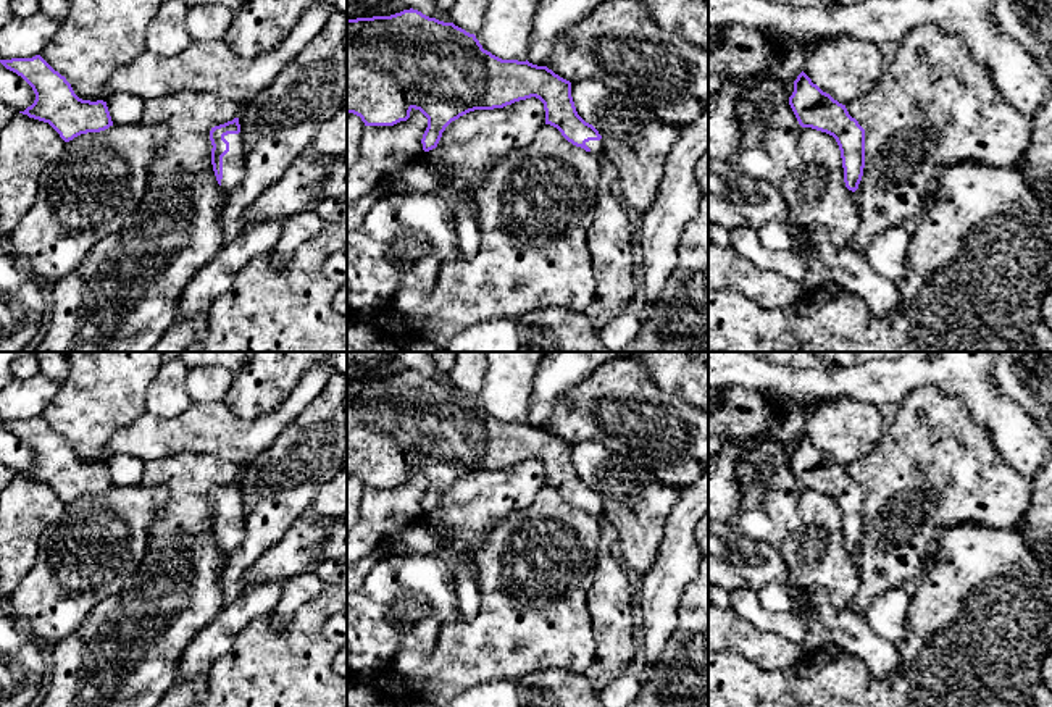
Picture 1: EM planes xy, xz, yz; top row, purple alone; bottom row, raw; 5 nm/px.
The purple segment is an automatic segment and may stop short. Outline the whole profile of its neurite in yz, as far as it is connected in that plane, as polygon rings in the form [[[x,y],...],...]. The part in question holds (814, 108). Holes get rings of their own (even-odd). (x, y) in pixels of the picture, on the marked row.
[[[804,71],[794,81],[789,105],[802,128],[812,128],[836,139],[845,187],[855,192],[865,168],[865,129],[849,115],[845,105],[823,92]]]

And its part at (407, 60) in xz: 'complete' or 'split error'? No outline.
split error

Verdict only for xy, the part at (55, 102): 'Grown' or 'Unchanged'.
Unchanged

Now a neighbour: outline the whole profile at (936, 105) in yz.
[[[921,24],[907,32],[899,40],[889,69],[870,92],[845,103],[845,108],[865,129],[865,168],[855,190],[862,223],[847,241],[849,247],[862,253],[878,232],[920,218],[936,199],[937,171],[942,166],[962,161],[1010,166],[1023,158],[1029,142],[1031,119],[1004,98],[989,69],[971,55],[962,39],[936,24]]]

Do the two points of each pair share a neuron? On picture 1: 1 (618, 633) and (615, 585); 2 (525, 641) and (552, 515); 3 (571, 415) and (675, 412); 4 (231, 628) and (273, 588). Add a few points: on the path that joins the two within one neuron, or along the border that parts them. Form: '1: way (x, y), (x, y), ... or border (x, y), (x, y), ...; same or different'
1: way (615, 622), (615, 596); same
2: way (533, 610), (534, 565), (551, 546); same
3: way (597, 414), (649, 414); same
4: way (241, 617), (262, 599); same

